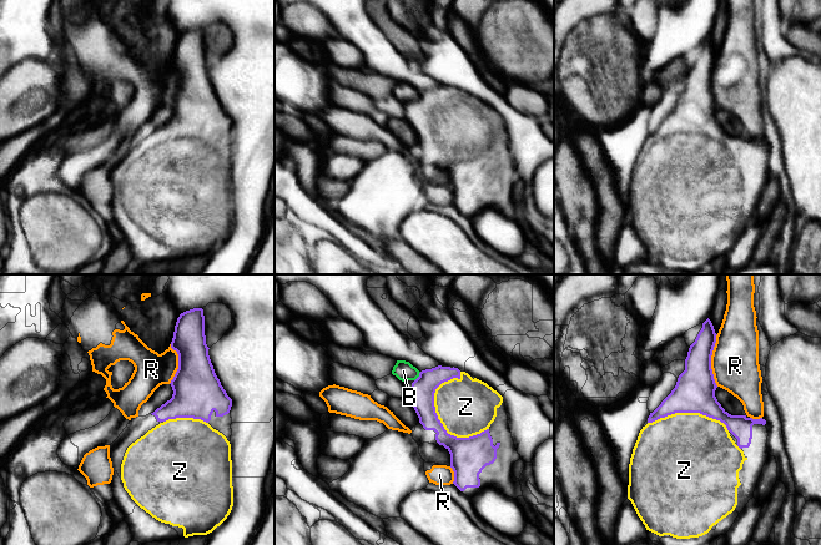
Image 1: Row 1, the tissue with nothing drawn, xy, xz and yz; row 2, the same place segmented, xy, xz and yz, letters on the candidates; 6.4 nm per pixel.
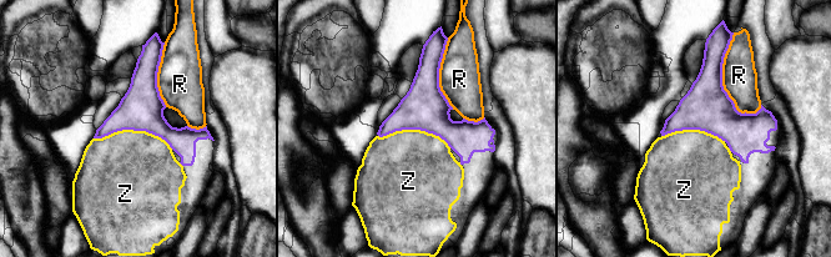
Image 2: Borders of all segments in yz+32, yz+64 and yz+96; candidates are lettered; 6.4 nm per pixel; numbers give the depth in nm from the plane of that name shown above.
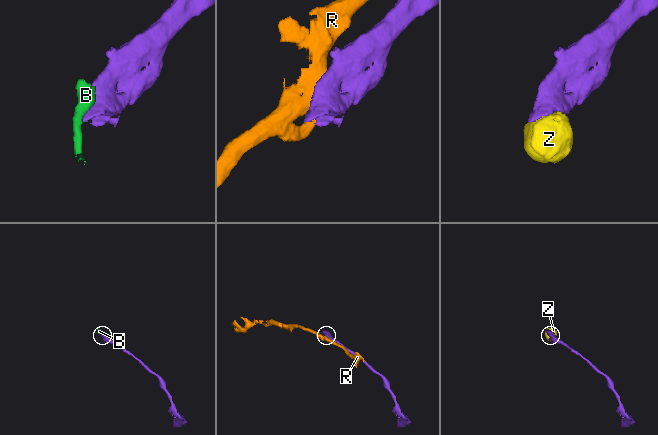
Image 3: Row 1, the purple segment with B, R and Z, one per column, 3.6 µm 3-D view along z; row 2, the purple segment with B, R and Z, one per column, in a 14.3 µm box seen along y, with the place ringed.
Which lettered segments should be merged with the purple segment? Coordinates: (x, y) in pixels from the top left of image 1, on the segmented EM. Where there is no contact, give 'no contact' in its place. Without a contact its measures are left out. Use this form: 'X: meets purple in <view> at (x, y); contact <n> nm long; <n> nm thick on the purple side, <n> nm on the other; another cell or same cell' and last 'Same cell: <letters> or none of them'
B: meets purple in xz at (418, 377); contact 80 nm long; 150 nm thick on the purple side, 120 nm on the other; another cell
R: meets purple in yz at (710, 361); contact 340 nm long; 260 nm thick on the purple side, 300 nm on the other; another cell
Z: meets purple in xz at (446, 432); contact 440 nm long; 240 nm thick on the purple side, 380 nm on the other; same cell
Same cell: Z

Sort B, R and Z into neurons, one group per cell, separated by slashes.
B / R / Z

